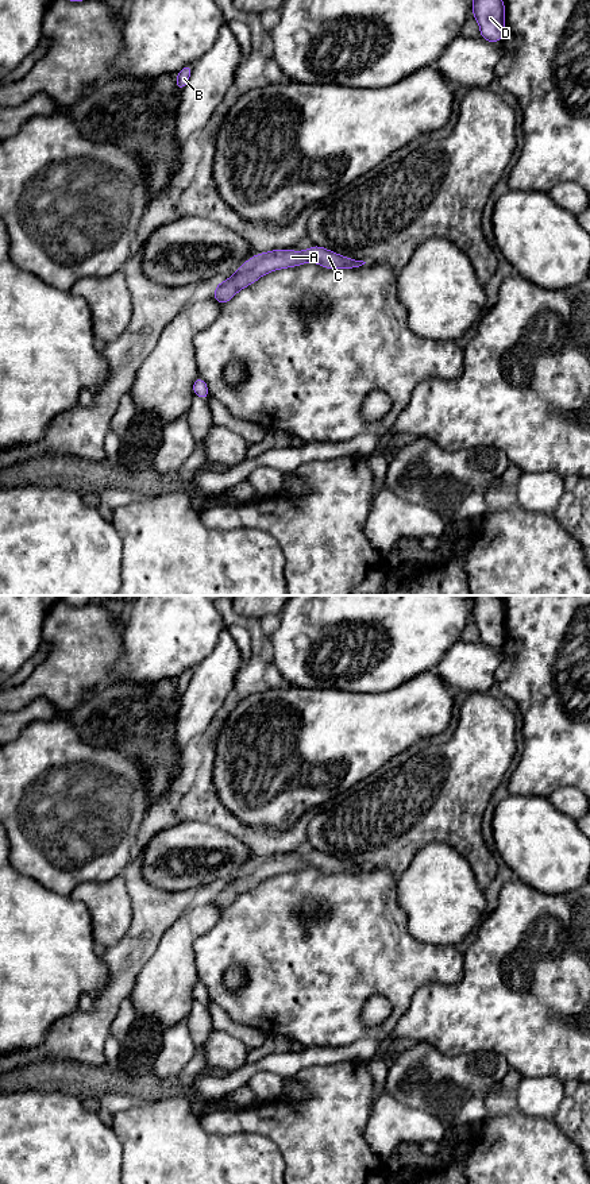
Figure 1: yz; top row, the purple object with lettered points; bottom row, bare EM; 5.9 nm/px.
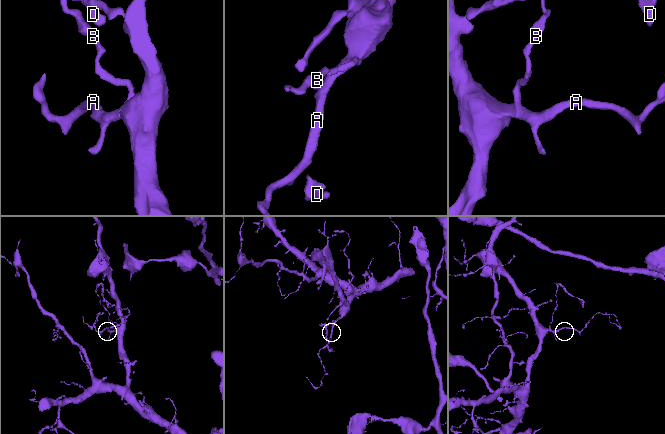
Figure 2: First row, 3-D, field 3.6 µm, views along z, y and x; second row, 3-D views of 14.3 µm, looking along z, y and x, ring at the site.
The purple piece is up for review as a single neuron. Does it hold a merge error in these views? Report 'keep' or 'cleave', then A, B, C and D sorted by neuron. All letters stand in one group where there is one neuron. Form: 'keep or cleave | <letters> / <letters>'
keep | A B C D

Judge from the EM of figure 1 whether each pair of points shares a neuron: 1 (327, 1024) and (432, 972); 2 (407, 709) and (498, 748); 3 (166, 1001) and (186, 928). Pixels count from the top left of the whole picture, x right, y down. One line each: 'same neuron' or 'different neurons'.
1: same neuron
2: different neurons
3: same neuron

